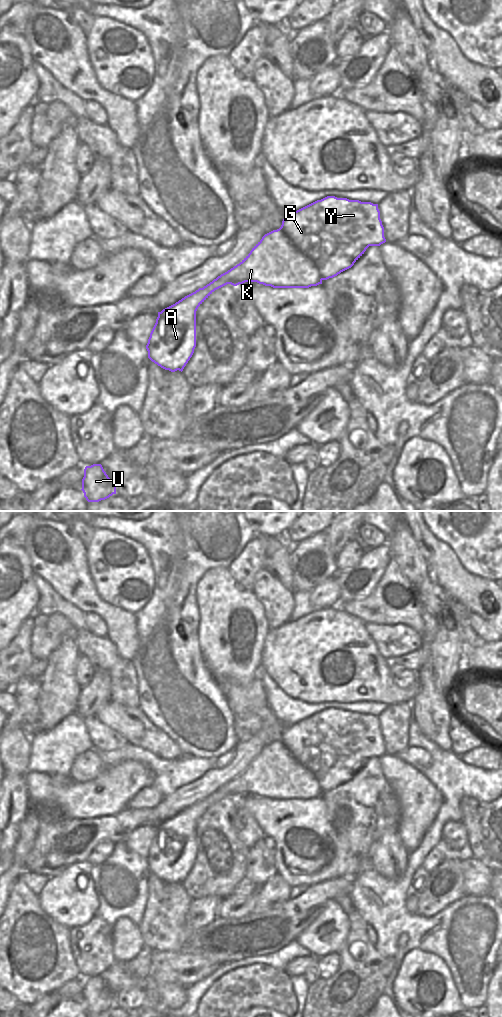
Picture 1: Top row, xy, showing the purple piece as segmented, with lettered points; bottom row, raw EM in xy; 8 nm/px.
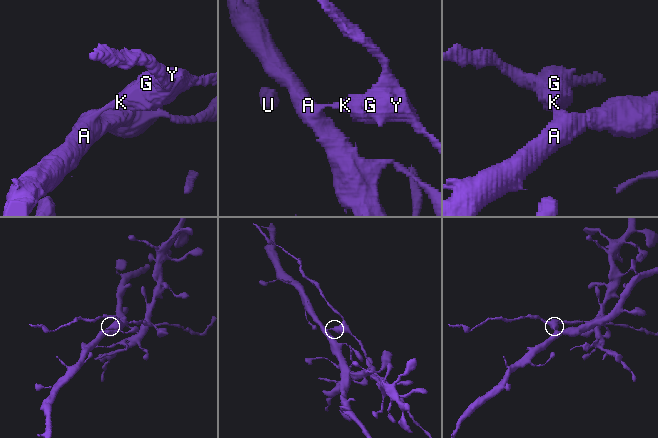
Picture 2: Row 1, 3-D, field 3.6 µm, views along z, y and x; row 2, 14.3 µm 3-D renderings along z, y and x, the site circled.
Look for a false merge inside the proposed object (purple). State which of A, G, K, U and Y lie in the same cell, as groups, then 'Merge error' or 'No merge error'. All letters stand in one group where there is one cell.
Groups: A K U / G Y. Merge error.

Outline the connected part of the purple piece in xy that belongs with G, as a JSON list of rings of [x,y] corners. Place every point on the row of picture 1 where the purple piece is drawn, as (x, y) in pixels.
[[[327,196],[284,216],[280,229],[316,265],[322,280],[351,268],[369,246],[386,242],[378,204],[335,196]]]

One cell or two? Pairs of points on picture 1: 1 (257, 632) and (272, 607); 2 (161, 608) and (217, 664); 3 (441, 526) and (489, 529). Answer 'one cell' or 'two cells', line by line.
1: two cells
2: two cells
3: one cell

